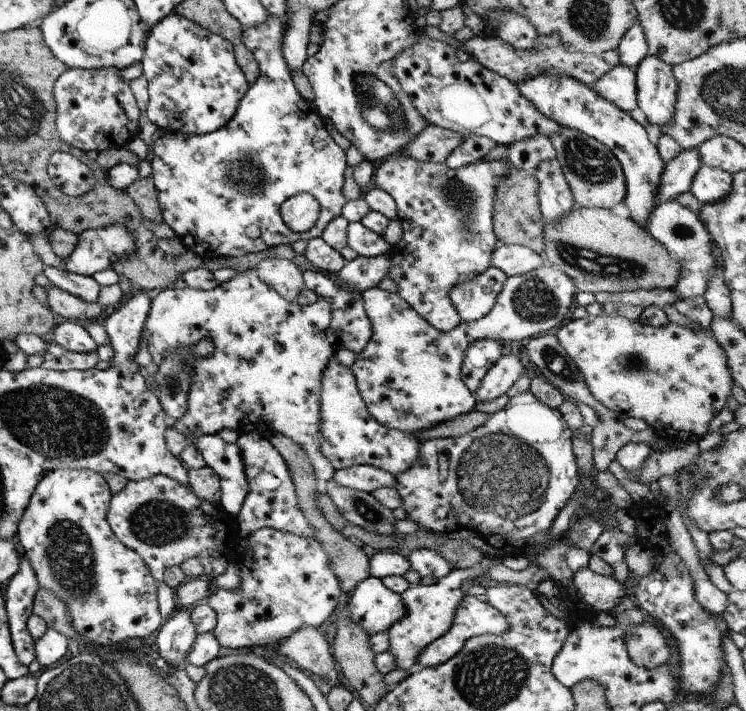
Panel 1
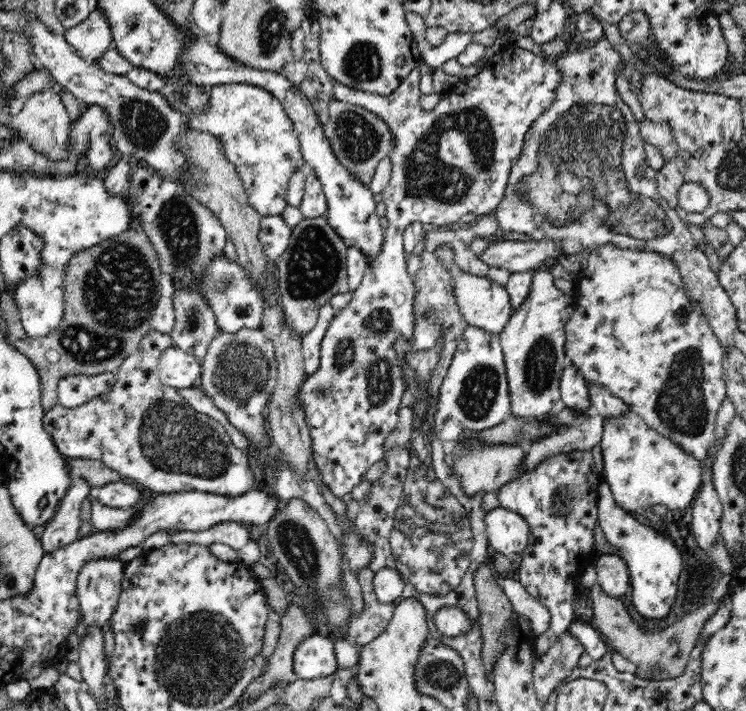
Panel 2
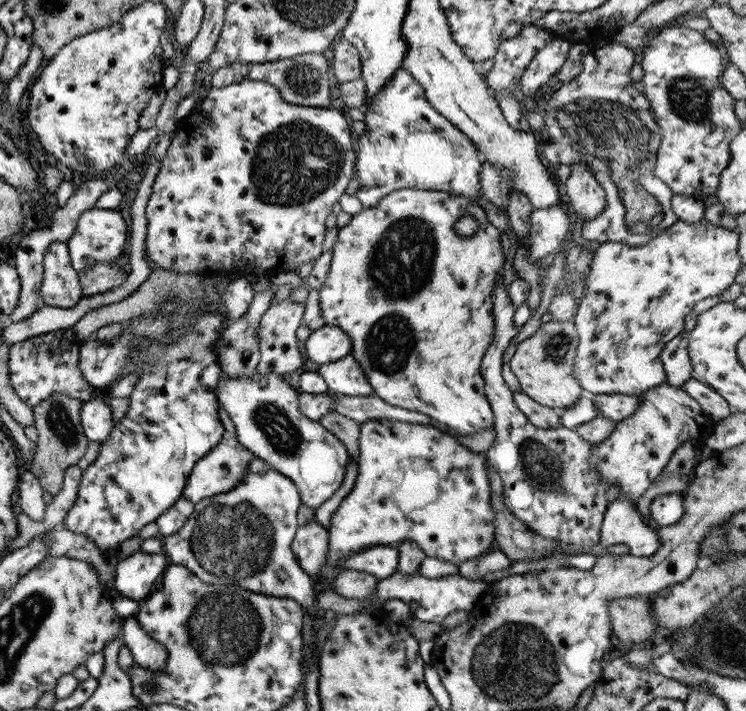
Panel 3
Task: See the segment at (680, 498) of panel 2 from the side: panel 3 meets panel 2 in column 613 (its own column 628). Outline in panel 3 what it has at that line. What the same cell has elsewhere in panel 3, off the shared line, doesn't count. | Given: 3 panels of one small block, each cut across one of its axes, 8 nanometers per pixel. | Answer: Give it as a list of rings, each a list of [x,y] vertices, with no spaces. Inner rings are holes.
[[[661,384],[642,393],[637,410],[633,412],[633,415],[616,422],[609,435],[593,444],[590,458],[597,467],[597,473],[605,481],[605,487],[608,488],[612,484],[618,485],[620,494],[625,493],[635,504],[639,499],[639,495],[643,494],[643,491],[649,487],[653,479],[669,462],[669,457],[678,446],[681,446],[685,441],[689,441],[693,448],[703,447],[709,436],[710,426],[710,420],[703,414],[699,404],[682,388]]]

